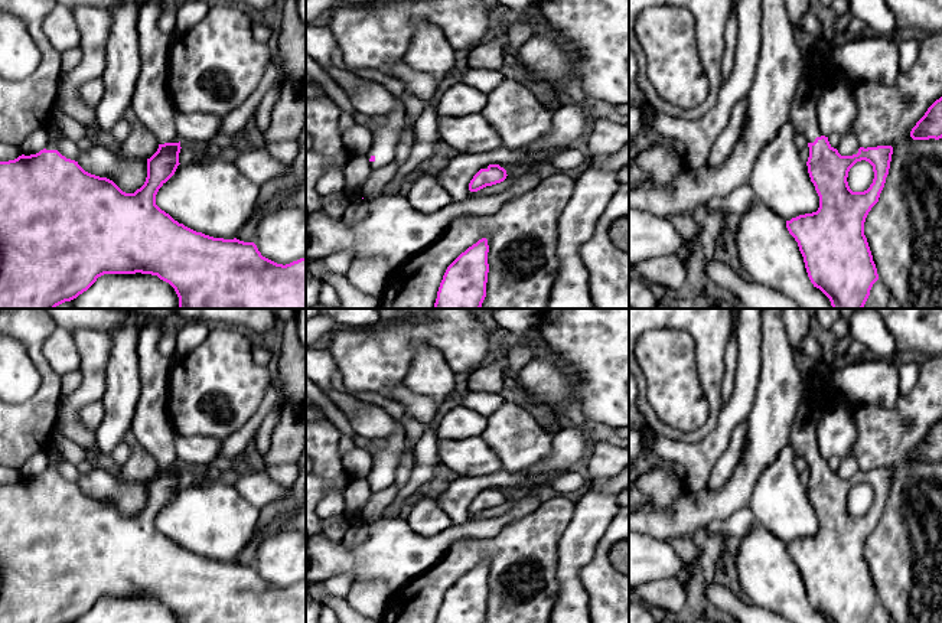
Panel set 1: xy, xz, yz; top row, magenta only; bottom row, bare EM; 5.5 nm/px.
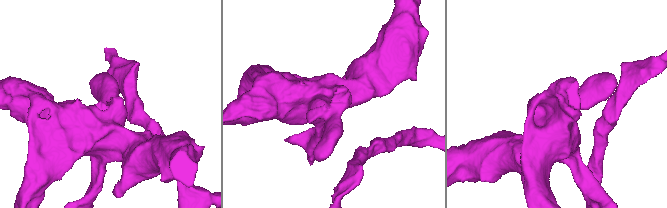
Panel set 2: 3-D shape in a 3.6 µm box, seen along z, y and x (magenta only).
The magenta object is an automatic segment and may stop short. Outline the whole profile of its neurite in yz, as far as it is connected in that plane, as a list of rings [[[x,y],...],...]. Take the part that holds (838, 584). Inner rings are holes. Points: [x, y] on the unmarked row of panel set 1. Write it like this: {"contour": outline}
{"contour": [[[780,309],[780,317],[804,384],[789,438],[795,454],[808,464],[808,496],[819,519],[816,535],[786,544],[786,551],[798,565],[814,610],[829,623],[867,623],[879,597],[864,545],[884,511],[893,470],[860,470],[857,477],[841,479],[821,457],[816,431],[822,410],[816,404],[835,388],[831,368],[802,350],[809,335],[806,309]],[[861,483],[873,489],[874,502],[867,513],[853,515],[848,495]]]}

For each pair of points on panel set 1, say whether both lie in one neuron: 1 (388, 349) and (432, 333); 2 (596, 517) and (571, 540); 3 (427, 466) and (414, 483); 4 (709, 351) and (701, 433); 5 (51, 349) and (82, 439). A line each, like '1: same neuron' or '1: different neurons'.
1: same neuron
2: same neuron
3: same neuron
4: same neuron
5: different neurons

